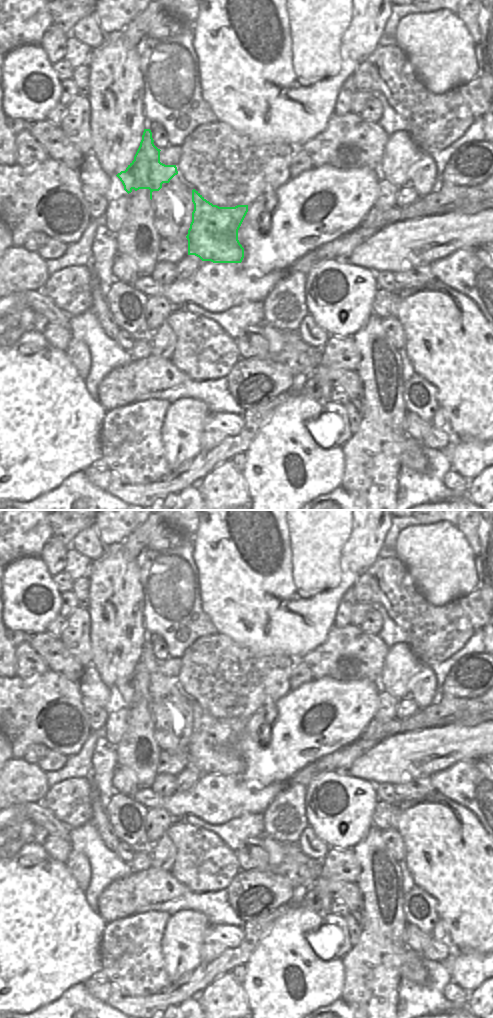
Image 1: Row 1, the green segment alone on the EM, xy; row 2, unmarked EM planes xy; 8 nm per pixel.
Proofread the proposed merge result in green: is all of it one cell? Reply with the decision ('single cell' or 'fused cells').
fused cells

